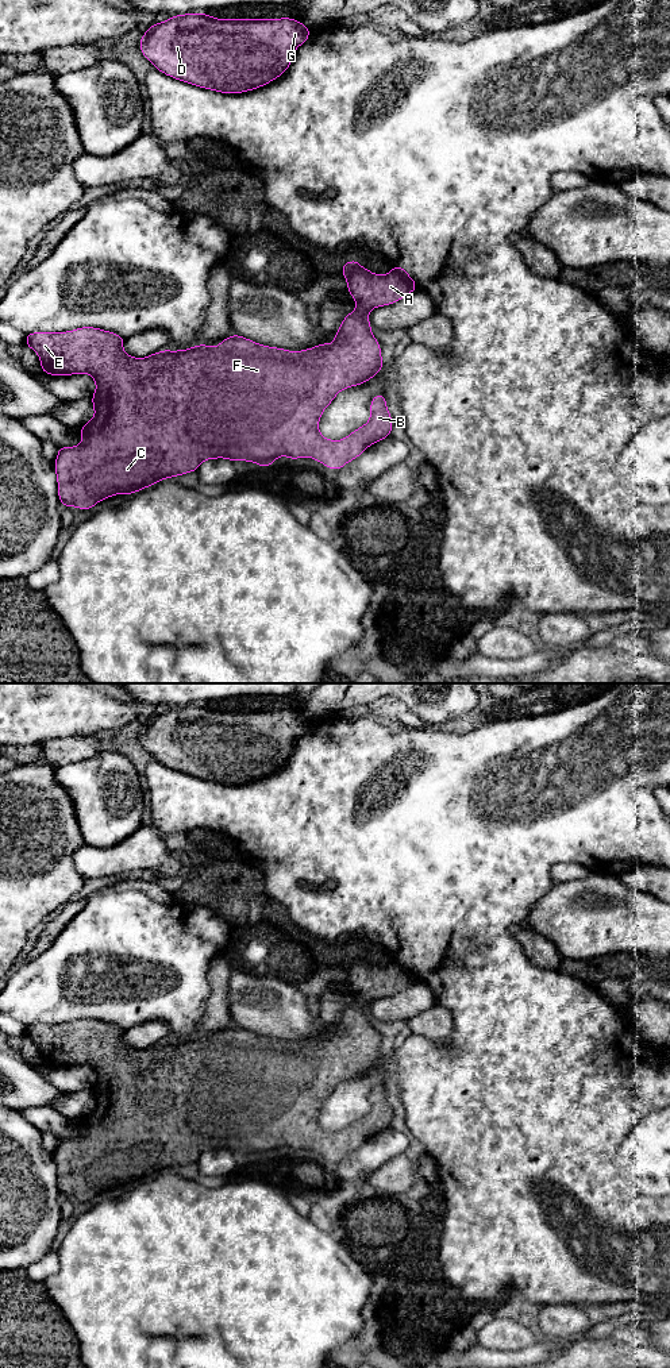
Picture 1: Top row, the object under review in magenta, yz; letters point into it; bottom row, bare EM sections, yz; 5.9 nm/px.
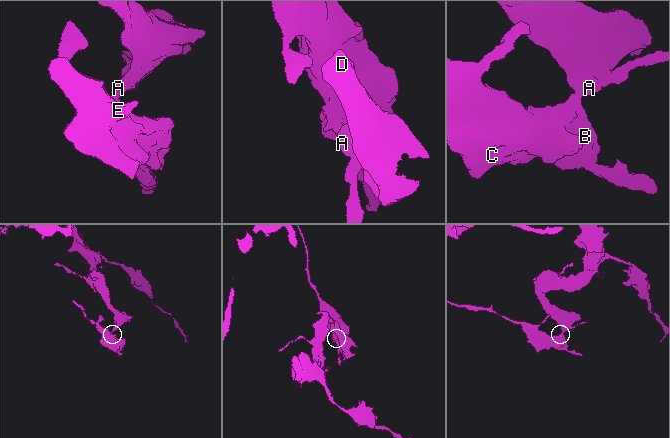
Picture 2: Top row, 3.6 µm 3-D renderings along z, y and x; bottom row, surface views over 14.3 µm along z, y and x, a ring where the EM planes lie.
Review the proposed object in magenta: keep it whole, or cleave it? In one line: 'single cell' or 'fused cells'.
single cell

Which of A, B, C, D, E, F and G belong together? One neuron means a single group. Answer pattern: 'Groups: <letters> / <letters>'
Groups: A B C D E F G

